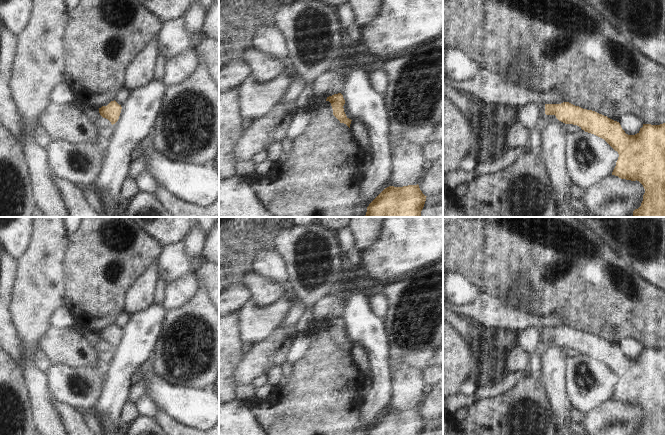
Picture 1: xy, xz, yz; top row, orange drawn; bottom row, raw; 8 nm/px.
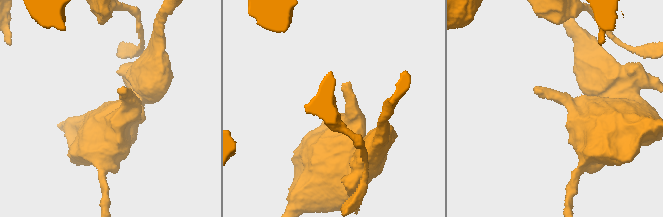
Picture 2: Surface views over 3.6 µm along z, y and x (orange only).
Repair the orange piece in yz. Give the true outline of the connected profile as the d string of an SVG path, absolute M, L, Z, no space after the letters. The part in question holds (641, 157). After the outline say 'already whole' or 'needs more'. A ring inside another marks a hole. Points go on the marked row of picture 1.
M569 102L545 104L545 114L555 115L559 121L565 124L577 125L585 132L604 139L618 152L619 157L612 175L621 179L637 180L645 189L641 206L633 211L633 217L665 217L665 123L643 124L637 134L628 135L619 122Z; already whole

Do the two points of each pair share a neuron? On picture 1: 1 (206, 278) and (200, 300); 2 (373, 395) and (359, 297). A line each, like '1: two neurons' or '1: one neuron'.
1: two neurons
2: one neuron

